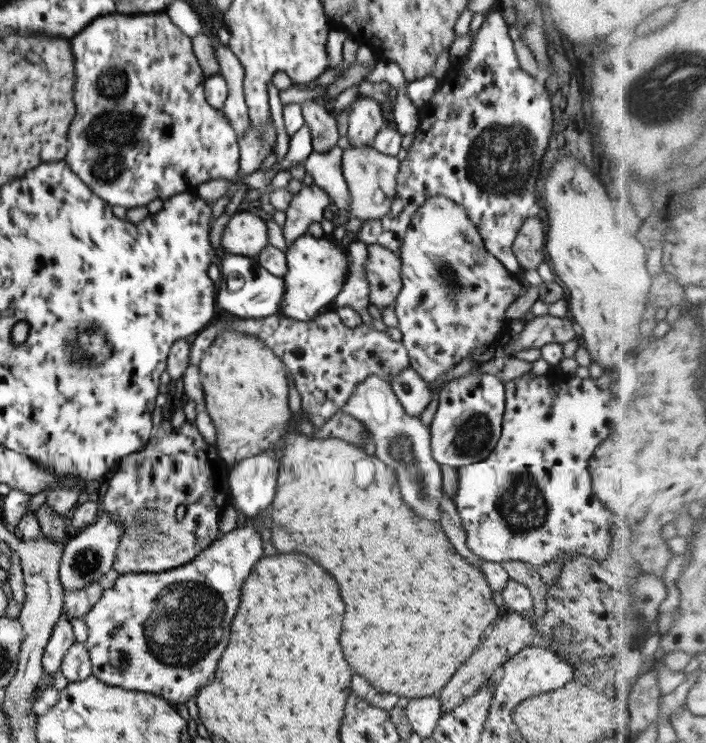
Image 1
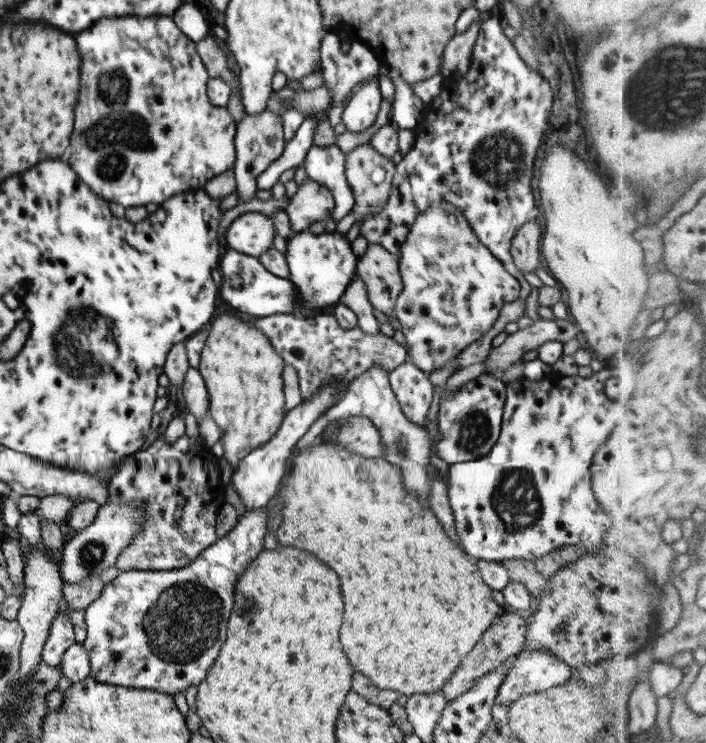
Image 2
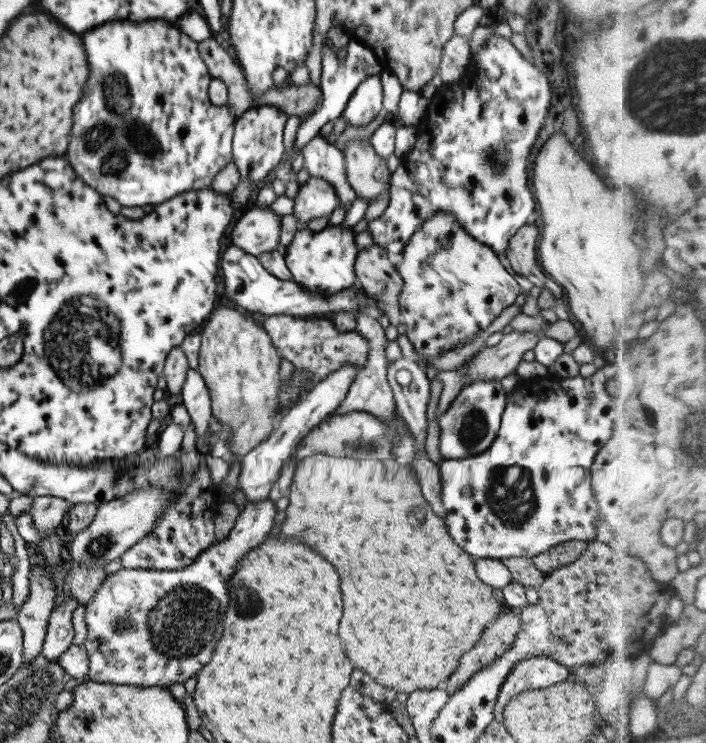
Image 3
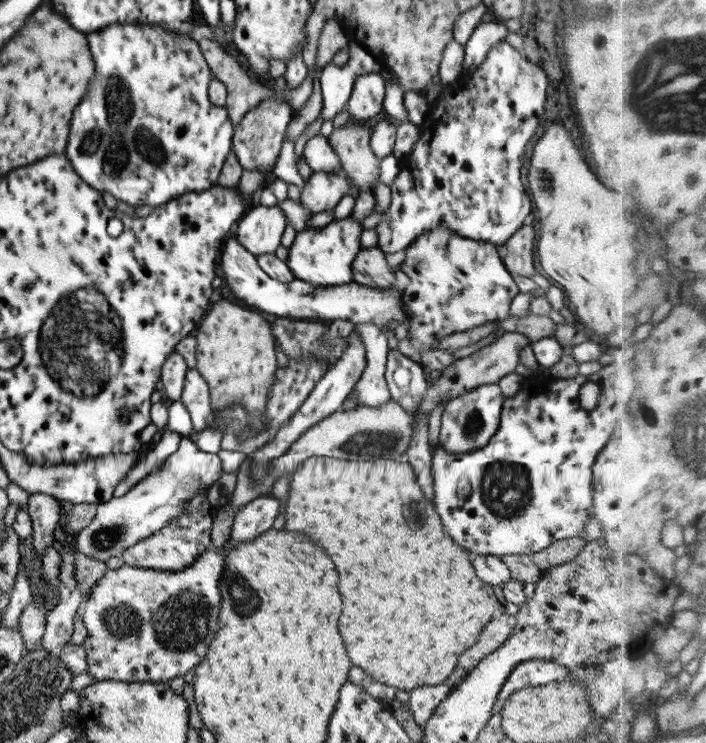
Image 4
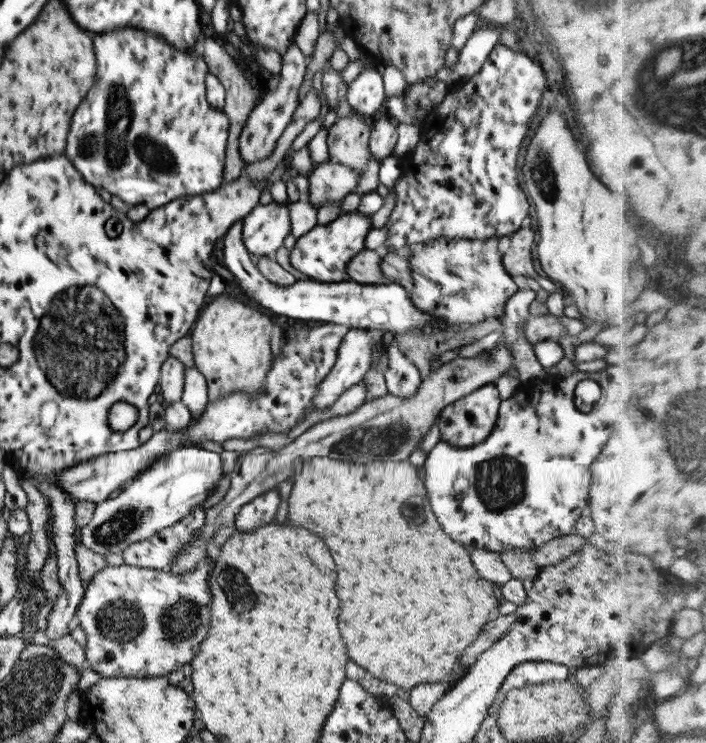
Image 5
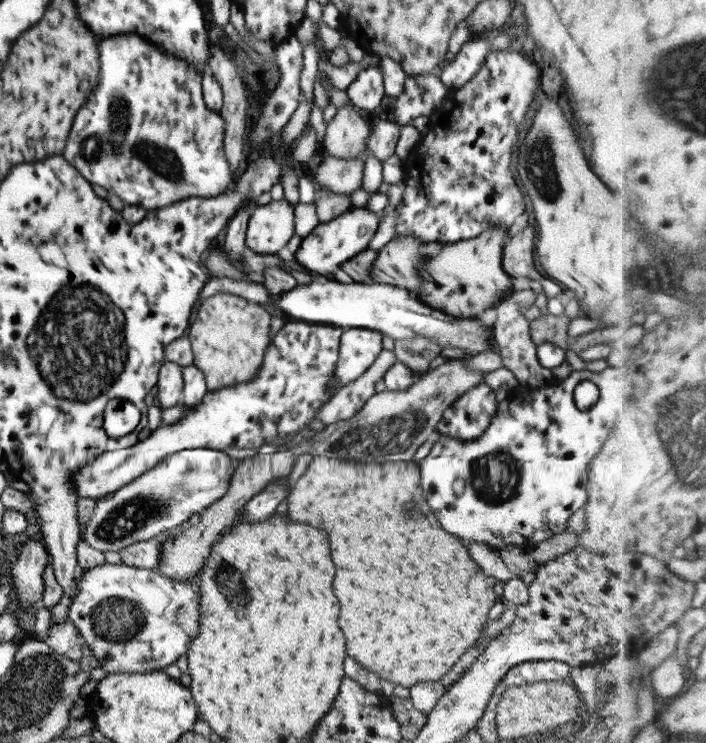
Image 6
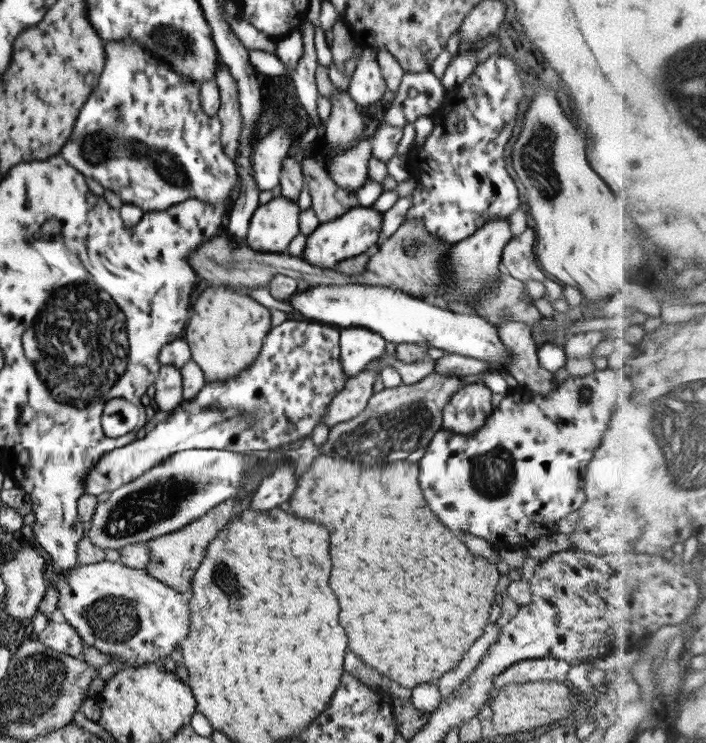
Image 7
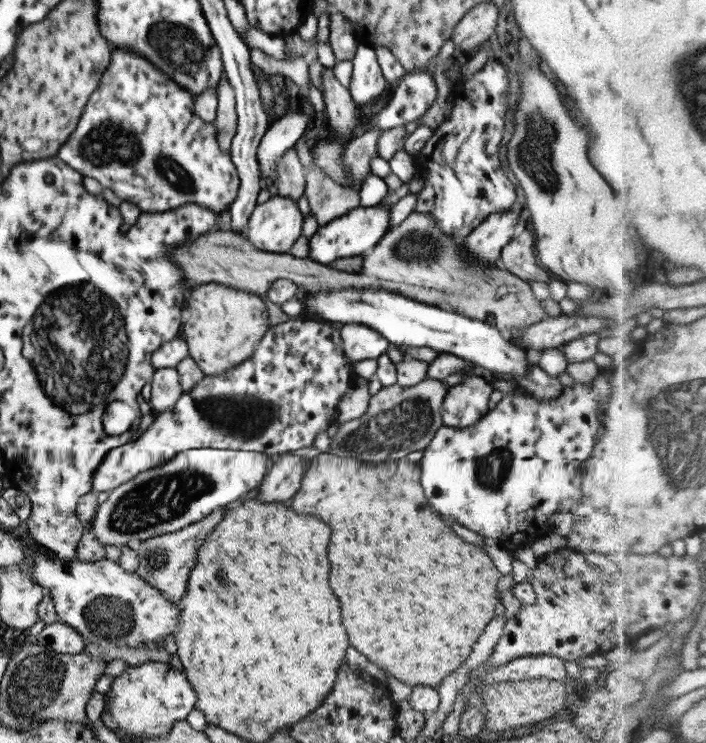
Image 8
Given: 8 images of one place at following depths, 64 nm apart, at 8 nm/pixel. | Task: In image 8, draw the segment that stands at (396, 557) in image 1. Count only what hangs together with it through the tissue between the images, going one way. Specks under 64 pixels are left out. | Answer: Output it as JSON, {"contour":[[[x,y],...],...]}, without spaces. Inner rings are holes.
{"contour":[[[319,453],[307,464],[307,468],[301,477],[301,485],[292,496],[290,508],[297,514],[307,514],[315,516],[321,522],[325,522],[331,528],[331,538],[329,538],[329,548],[327,548],[327,558],[331,564],[329,572],[329,586],[333,594],[337,596],[341,604],[341,624],[345,626],[349,646],[353,646],[359,654],[363,654],[369,662],[373,662],[379,670],[395,677],[395,680],[403,682],[409,686],[430,686],[438,687],[443,677],[455,670],[469,654],[469,646],[479,638],[483,632],[485,624],[491,620],[493,606],[499,603],[499,594],[495,586],[500,577],[500,573],[491,564],[491,559],[487,553],[473,544],[463,542],[455,532],[435,514],[423,498],[421,484],[419,484],[419,465],[407,461],[406,458],[397,459],[393,462],[382,461],[380,464],[361,463],[353,458],[343,456],[333,456],[329,453]]]}

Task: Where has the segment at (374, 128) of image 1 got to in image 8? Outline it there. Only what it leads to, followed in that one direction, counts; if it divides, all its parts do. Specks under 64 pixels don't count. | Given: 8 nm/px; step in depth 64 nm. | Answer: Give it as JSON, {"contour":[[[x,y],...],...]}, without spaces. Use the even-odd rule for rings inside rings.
{"contour":[[[356,45],[356,51],[350,61],[352,73],[346,90],[350,93],[353,103],[357,106],[373,101],[388,87],[377,64],[374,49]]]}

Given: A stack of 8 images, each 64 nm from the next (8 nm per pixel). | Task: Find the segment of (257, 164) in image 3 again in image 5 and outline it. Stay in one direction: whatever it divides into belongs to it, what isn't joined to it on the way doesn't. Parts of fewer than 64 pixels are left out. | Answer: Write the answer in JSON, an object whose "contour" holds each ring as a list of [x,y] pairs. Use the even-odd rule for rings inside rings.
{"contour":[[[291,44],[281,54],[281,69],[278,72],[279,82],[277,89],[266,93],[262,100],[254,105],[254,108],[249,111],[243,127],[240,129],[239,137],[237,137],[239,157],[245,163],[245,166],[269,158],[275,150],[277,138],[281,136],[281,133],[289,124],[293,111],[298,106],[298,91],[303,82],[306,63],[305,56],[301,54],[301,51],[295,44]]]}

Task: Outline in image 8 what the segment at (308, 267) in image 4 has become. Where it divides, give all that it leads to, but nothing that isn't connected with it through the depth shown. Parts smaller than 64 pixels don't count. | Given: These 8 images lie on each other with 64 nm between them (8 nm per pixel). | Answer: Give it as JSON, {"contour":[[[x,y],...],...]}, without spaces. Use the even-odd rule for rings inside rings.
{"contour":[[[380,203],[372,207],[359,206],[323,226],[318,226],[313,236],[309,238],[307,258],[327,266],[333,260],[365,254],[386,234],[386,225],[389,219],[387,213],[389,213],[389,208],[383,208]]]}

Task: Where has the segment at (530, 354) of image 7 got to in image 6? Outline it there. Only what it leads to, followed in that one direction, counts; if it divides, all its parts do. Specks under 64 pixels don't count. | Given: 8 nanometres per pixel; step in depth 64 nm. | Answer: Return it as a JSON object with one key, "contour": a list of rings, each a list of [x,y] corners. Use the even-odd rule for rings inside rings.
{"contour":[[[531,289],[512,292],[509,298],[495,306],[495,322],[492,324],[492,334],[499,347],[501,367],[507,368],[520,384],[527,384],[531,388],[545,387],[553,383],[552,372],[538,364],[536,345],[529,336],[528,320],[523,317],[521,308],[532,306],[536,294]]]}

